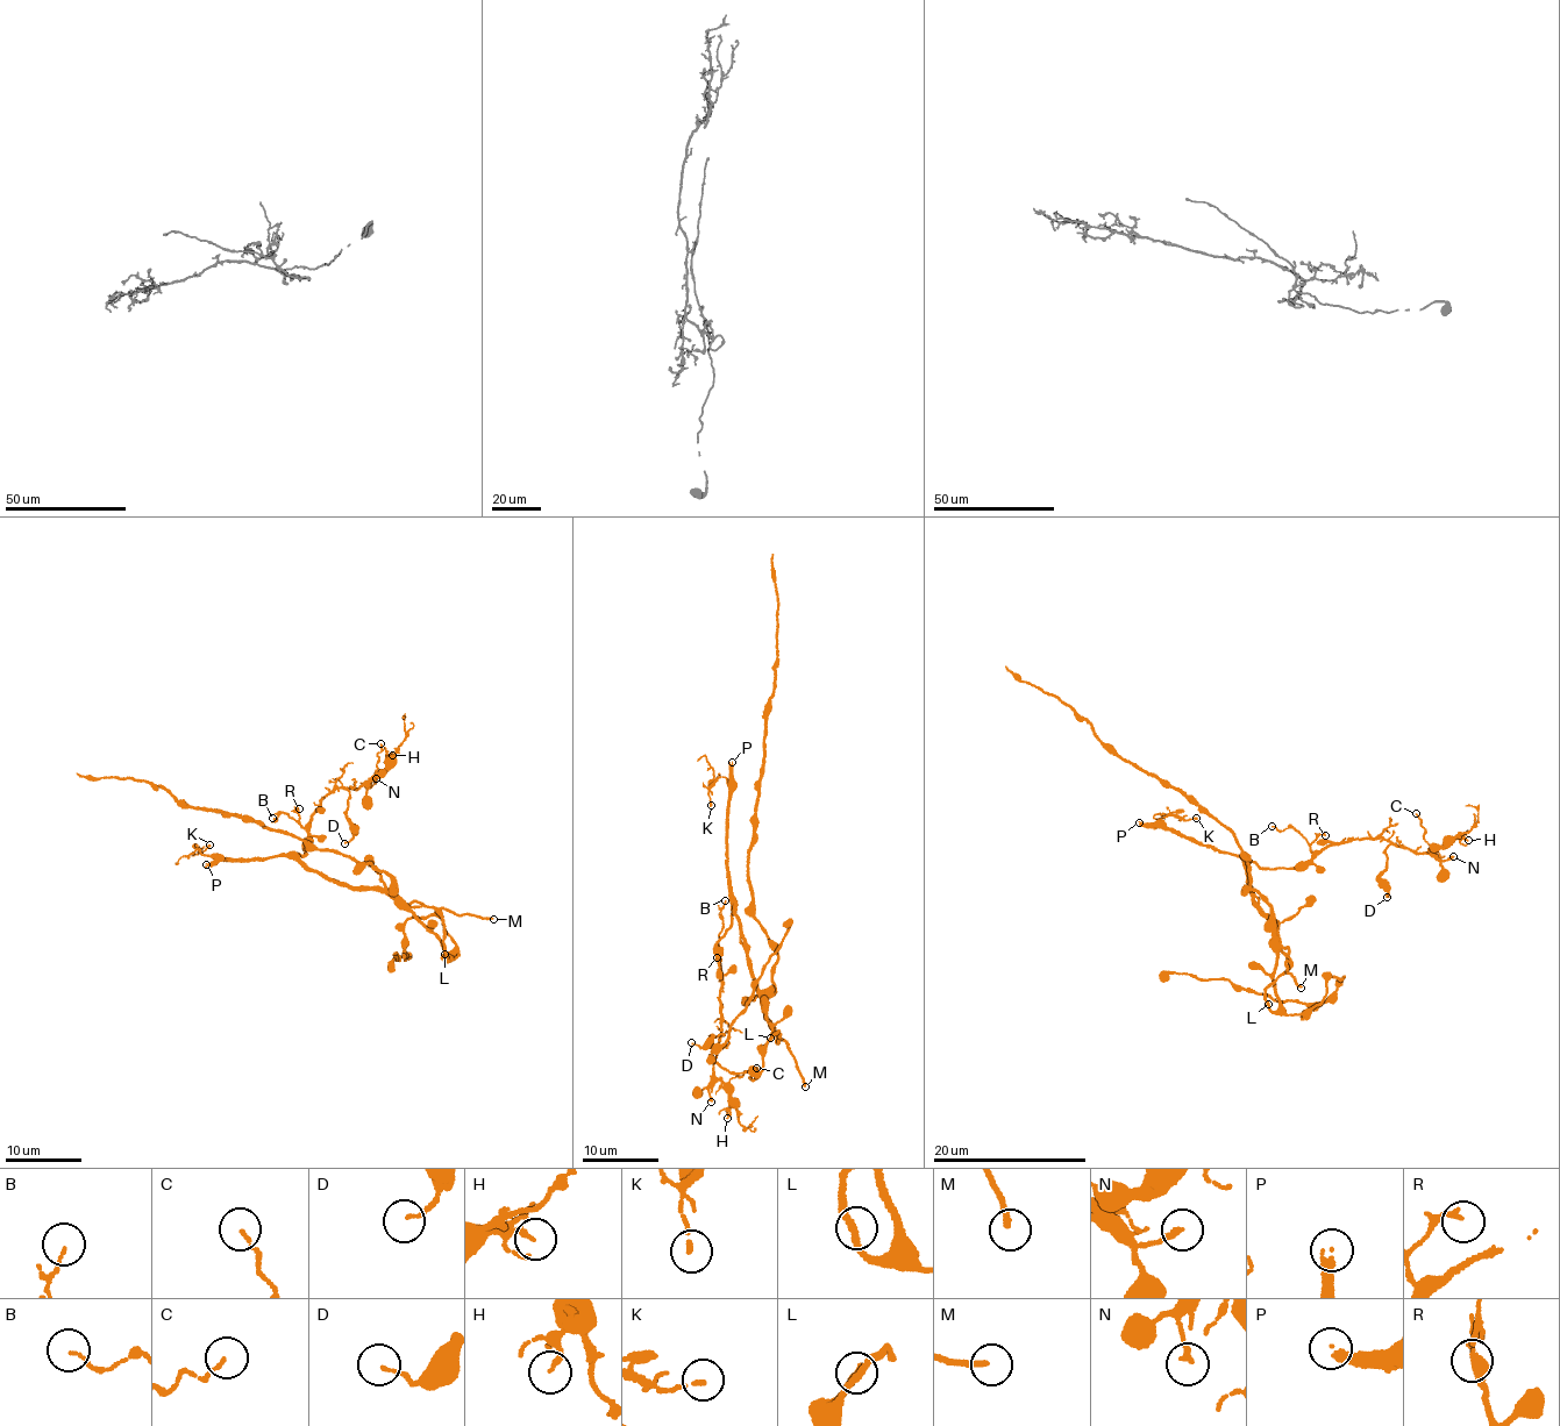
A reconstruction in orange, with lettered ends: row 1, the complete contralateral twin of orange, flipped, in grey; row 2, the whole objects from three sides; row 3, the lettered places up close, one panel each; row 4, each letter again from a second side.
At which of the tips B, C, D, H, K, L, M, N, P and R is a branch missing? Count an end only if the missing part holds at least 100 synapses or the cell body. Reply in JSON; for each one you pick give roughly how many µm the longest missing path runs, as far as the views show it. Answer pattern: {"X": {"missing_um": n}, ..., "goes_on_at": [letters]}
{"M": {"missing_um": 50}, "P": {"missing_um": 120}, "goes_on_at": ["M", "P"]}

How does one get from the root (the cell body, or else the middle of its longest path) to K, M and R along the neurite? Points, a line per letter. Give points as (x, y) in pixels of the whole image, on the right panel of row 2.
K: (1266, 897), (1274, 927), (1254, 905), (1240, 856), (1165, 829), (1159, 818), (1196, 818)
M: (1266, 897), (1288, 971), (1301, 988)
R: (1266, 897), (1274, 927), (1255, 905), (1248, 864), (1297, 867), (1310, 858), (1311, 843), (1325, 835)

